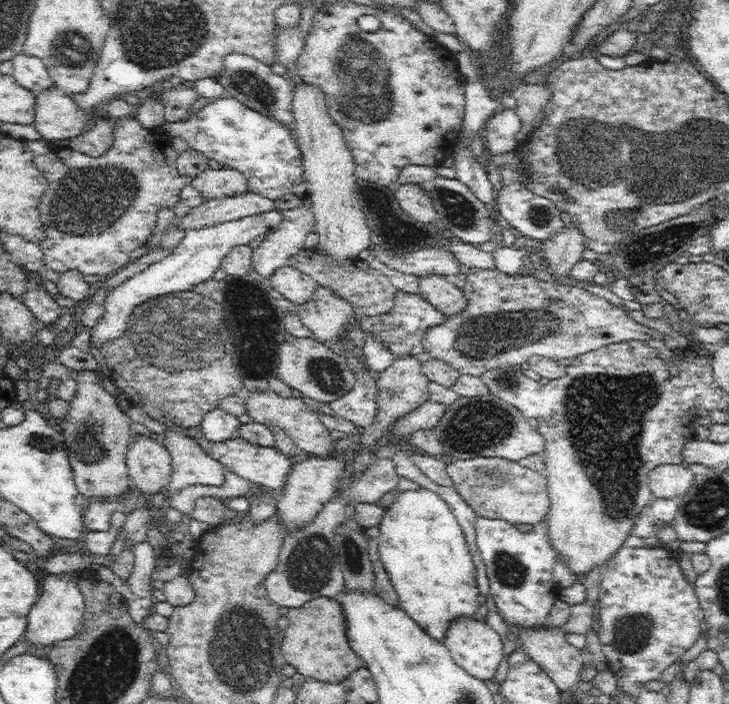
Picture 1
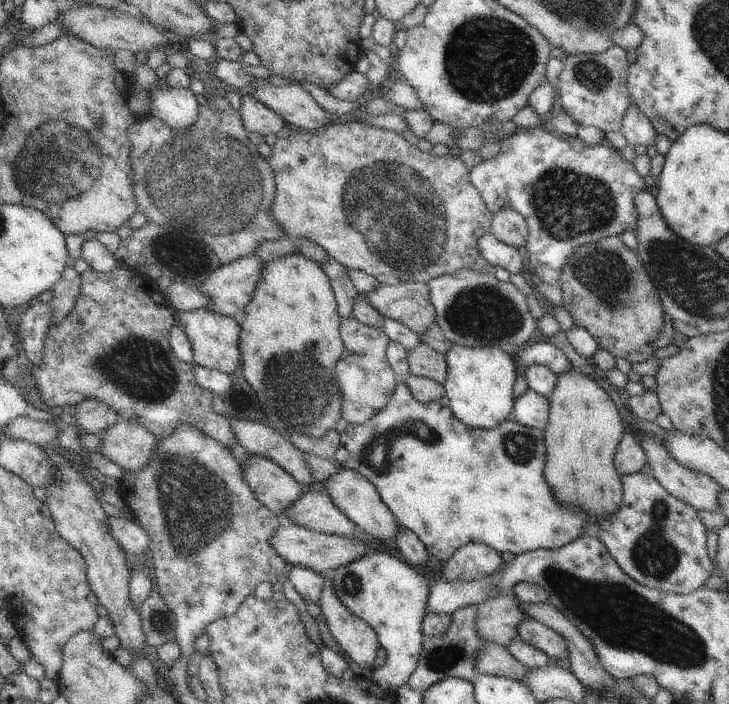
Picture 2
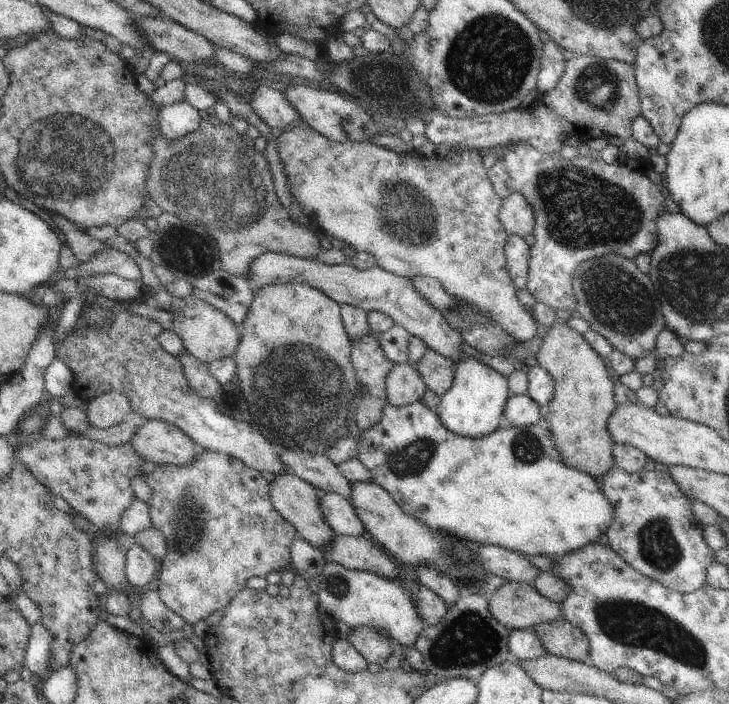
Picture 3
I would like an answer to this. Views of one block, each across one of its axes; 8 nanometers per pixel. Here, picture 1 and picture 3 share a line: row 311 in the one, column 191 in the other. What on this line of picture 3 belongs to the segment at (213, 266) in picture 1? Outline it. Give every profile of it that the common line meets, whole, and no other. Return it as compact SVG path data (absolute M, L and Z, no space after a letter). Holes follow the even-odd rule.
M186 100L163 106L158 112L159 130L166 140L176 140L200 128L200 112Z

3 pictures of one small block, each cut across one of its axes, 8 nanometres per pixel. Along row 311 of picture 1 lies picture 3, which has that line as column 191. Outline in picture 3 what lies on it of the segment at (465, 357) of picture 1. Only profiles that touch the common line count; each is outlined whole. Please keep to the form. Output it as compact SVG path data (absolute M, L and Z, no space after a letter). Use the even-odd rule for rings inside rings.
M199 450L186 466L160 465L143 479L152 488L152 500L147 503L152 527L166 540L166 556L159 562L155 587L162 602L182 616L186 624L196 626L213 612L223 610L247 587L250 578L266 578L273 571L288 568L297 530L272 506L268 481L256 468L232 455Z

